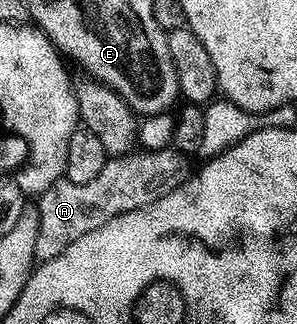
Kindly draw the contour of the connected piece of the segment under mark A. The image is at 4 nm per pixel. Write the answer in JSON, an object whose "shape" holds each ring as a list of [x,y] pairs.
{"shape":[[[174,149],[135,154],[108,158],[105,169],[101,169],[93,181],[85,181],[85,185],[77,185],[64,177],[49,185],[49,189],[38,196],[39,228],[35,257],[39,263],[57,257],[65,245],[73,245],[77,237],[93,233],[93,229],[105,225],[105,221],[113,221],[113,217],[121,213],[153,205],[153,201],[165,197],[165,193],[177,189],[177,185],[181,185],[189,174],[188,160]]]}

